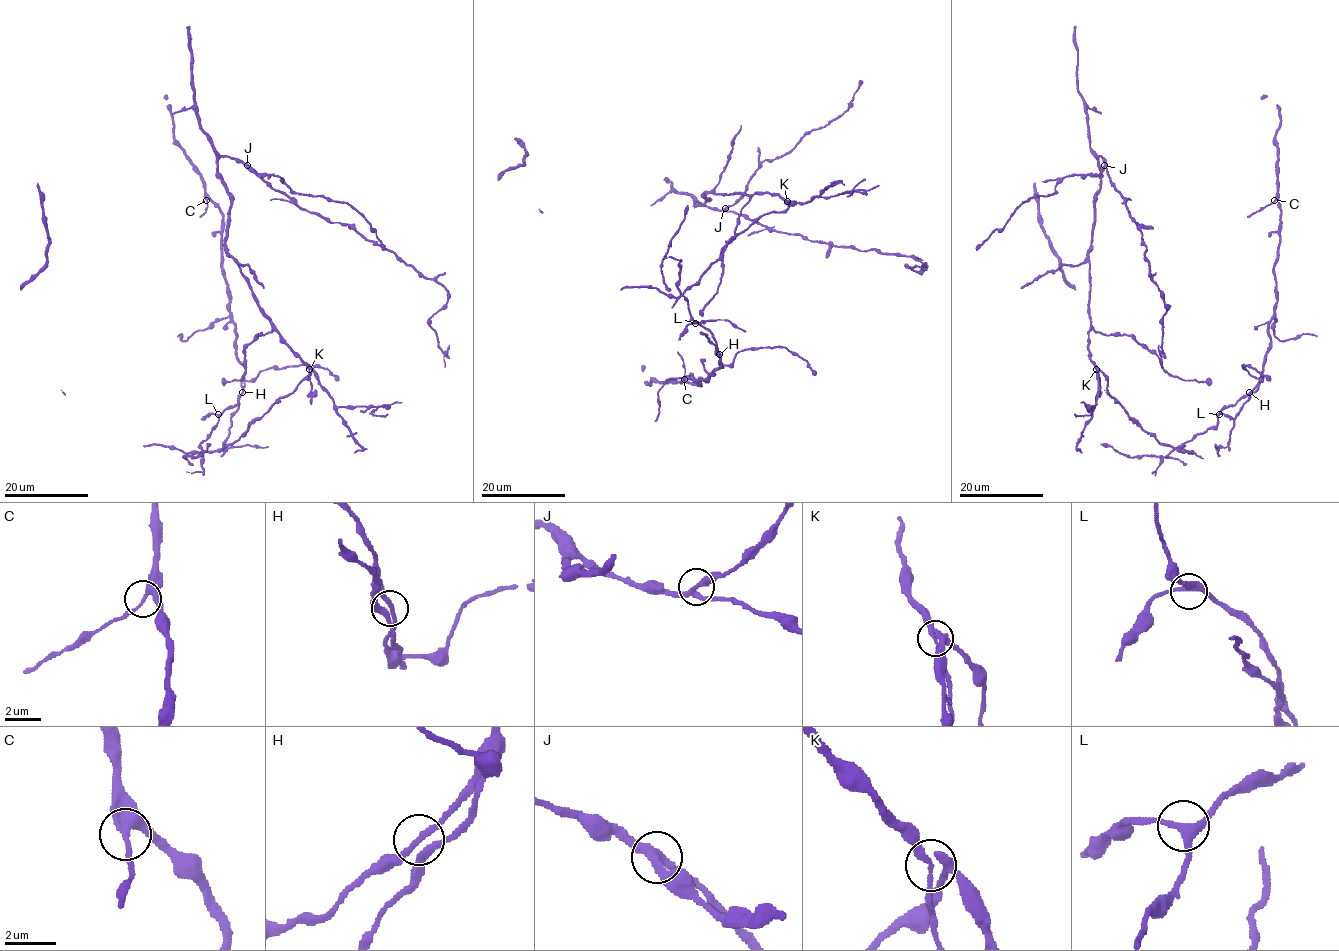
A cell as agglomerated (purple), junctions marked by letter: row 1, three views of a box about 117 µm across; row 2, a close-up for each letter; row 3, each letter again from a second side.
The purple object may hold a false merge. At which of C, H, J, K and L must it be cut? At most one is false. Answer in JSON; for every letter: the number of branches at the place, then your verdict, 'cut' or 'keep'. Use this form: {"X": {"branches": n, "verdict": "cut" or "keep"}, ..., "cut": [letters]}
{"C": {"branches": 3, "verdict": "keep"}, "H": {"branches": 3, "verdict": "keep"}, "J": {"branches": 3, "verdict": "keep"}, "K": {"branches": 3, "verdict": "cut"}, "L": {"branches": 3, "verdict": "keep"}, "cut": ["K"]}

